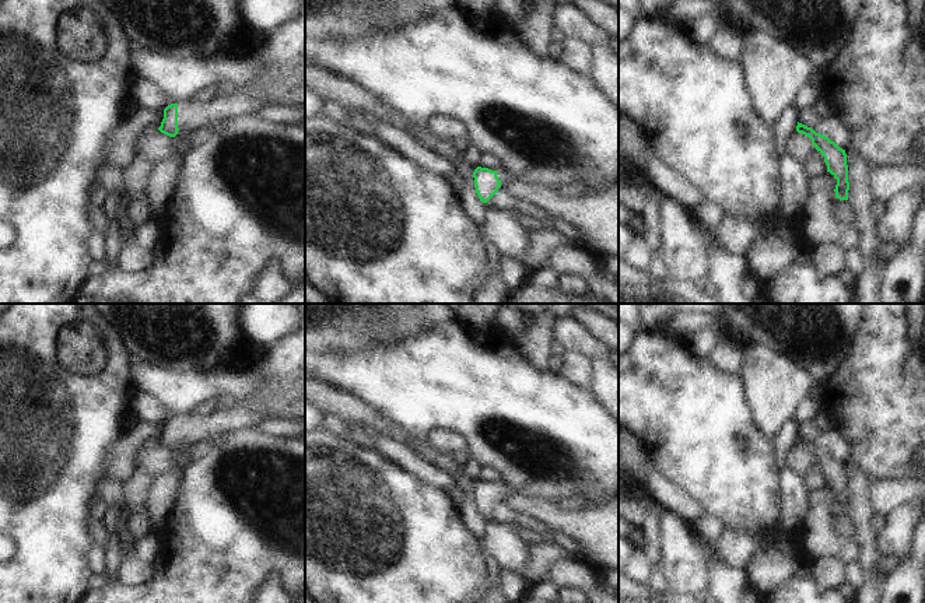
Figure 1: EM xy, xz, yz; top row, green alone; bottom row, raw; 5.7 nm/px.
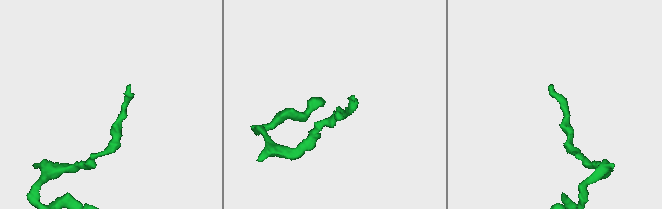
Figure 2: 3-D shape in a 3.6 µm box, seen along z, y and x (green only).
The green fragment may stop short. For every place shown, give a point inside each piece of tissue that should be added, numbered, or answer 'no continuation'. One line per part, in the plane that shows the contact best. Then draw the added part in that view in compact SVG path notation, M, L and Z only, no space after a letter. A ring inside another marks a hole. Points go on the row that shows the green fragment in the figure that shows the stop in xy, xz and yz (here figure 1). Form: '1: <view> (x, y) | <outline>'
1: xy (279, 79) | M299 0L299 11L292 20L263 32L262 43L253 50L248 50L248 31L243 31L225 53L255 59L257 67L234 94L220 94L207 105L179 104L178 123L188 133L221 119L252 116L267 105L305 108L305 0Z

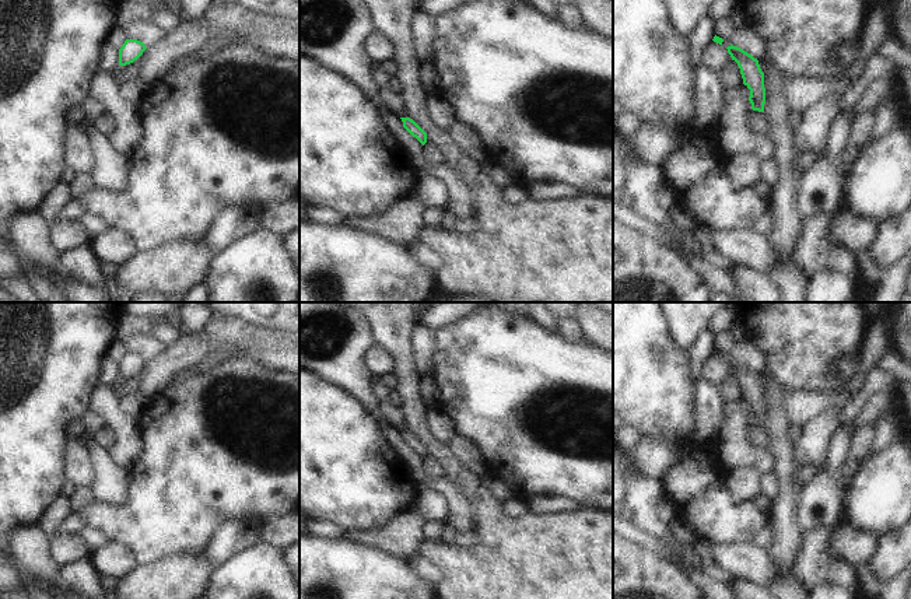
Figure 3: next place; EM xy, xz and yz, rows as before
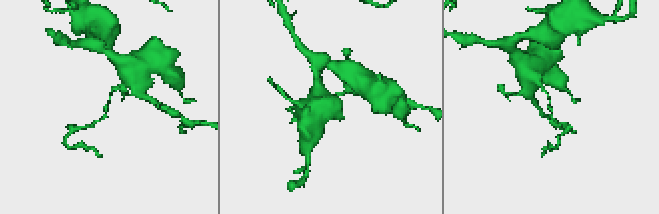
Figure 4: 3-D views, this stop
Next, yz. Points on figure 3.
no continuation

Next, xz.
no continuation

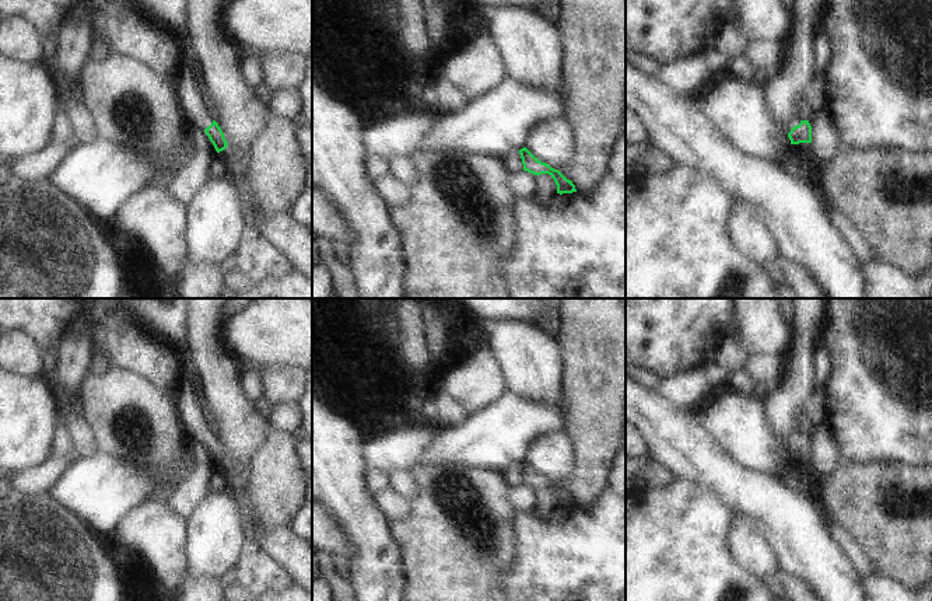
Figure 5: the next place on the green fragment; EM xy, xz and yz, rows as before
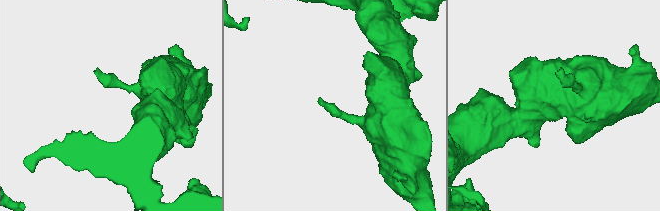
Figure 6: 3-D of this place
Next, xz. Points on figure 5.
no continuation

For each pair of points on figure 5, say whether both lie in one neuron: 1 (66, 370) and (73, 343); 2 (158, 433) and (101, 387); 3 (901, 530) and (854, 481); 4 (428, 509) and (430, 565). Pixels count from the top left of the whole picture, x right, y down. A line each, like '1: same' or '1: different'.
1: same
2: same
3: same
4: same

